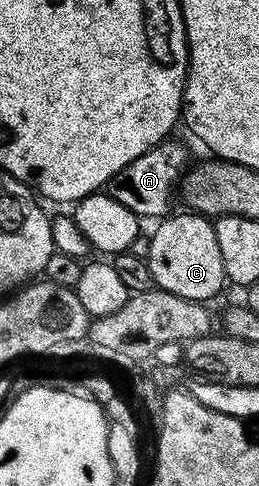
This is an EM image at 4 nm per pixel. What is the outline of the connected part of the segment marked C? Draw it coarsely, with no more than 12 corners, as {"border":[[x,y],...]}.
{"border":[[171,213],[150,235],[153,286],[206,303],[228,280],[205,215]]}

